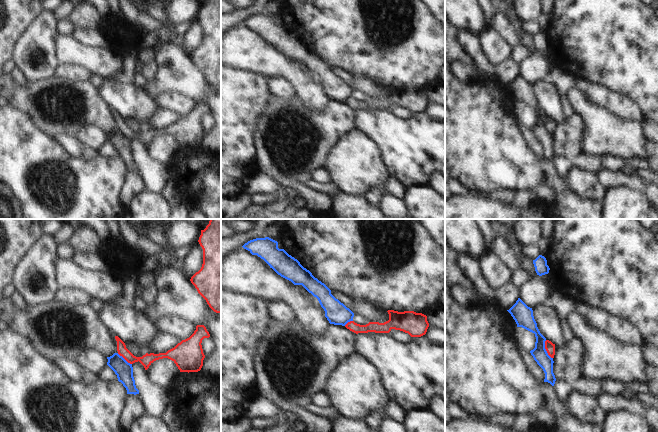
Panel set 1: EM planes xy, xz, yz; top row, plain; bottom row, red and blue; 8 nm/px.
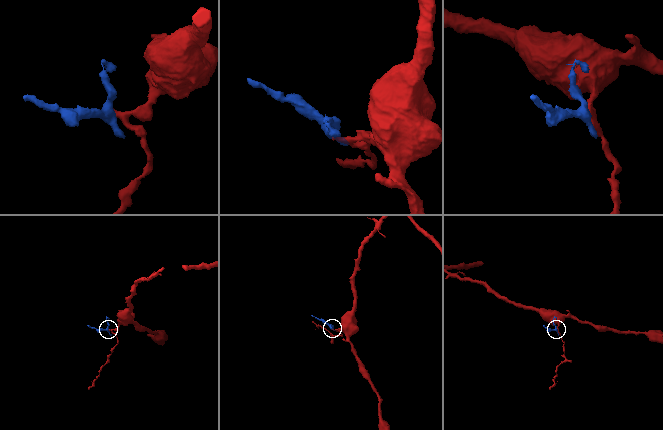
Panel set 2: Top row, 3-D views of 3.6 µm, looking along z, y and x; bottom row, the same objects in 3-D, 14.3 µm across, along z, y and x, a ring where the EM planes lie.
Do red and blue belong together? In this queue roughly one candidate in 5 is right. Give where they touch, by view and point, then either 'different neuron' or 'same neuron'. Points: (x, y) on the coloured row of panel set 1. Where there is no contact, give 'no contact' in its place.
contact yz (545, 348); different neuron

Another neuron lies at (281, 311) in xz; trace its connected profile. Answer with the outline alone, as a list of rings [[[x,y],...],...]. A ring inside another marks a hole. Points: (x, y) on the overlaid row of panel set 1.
[[[269,301],[269,307],[273,319],[287,323],[298,320],[295,310],[285,302]]]

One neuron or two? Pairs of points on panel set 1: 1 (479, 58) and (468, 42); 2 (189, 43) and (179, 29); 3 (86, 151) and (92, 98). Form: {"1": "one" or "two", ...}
{"1": "one", "2": "two", "3": "two"}

